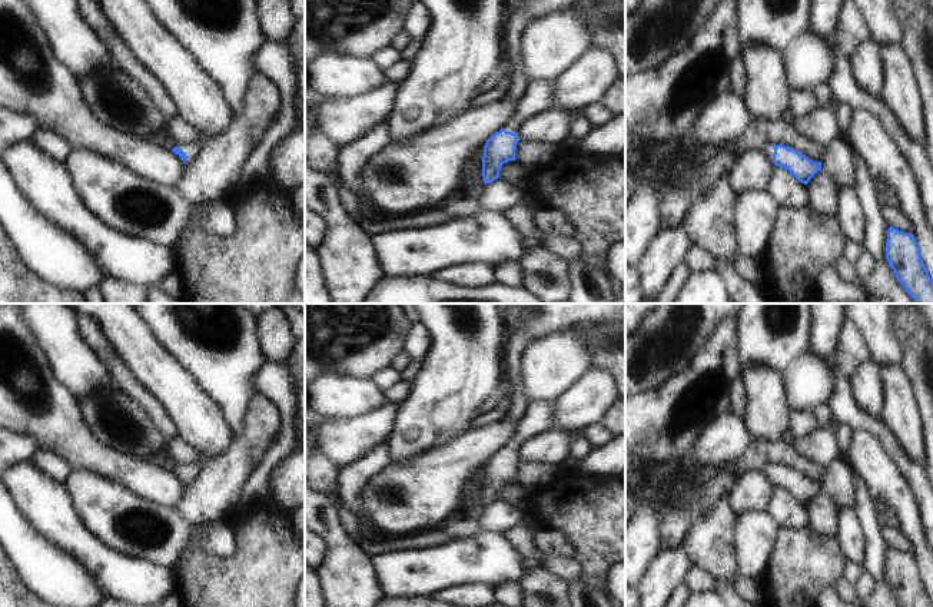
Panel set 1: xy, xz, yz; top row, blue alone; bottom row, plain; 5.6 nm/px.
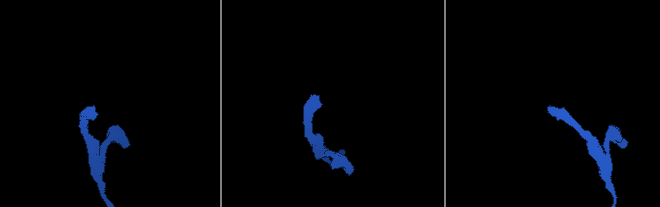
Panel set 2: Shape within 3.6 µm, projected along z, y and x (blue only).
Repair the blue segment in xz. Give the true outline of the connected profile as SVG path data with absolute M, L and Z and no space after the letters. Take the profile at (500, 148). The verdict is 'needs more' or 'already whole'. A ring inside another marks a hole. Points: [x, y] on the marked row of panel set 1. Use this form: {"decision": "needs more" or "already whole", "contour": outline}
{"decision": "needs more", "contour": "M554 80L528 82L525 93L515 105L512 117L484 146L482 176L485 185L499 178L499 170L504 163L515 160L519 126L549 109L552 99Z"}

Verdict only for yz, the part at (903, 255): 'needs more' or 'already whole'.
already whole

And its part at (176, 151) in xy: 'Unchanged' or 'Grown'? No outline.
Grown.

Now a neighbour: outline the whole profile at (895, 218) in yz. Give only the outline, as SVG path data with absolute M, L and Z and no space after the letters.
M890 206L881 208L883 216L887 223L902 232L914 235L916 223L913 223L909 218L906 218L902 210Z

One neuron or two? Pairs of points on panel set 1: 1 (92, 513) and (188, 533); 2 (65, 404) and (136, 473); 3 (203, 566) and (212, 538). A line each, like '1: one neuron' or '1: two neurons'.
1: one neuron
2: one neuron
3: two neurons

